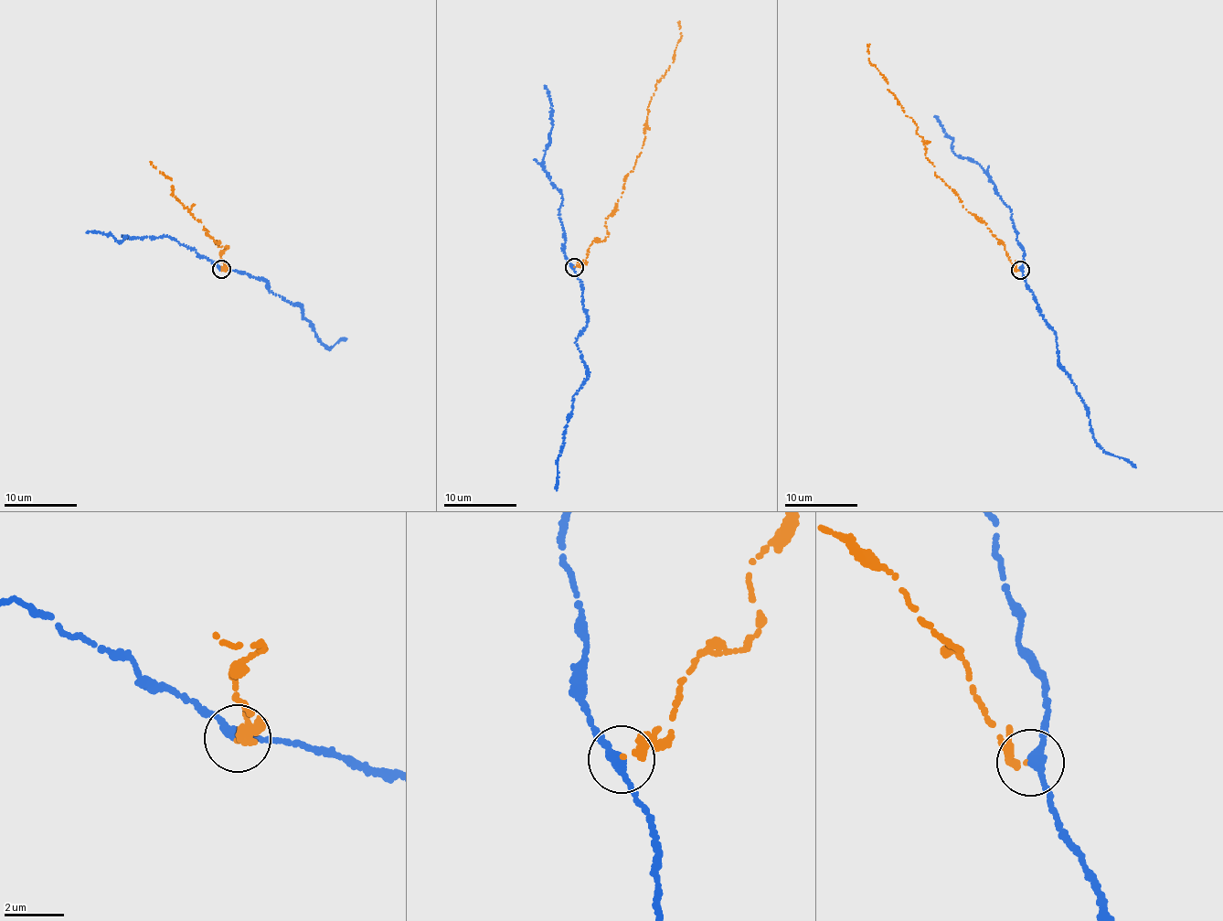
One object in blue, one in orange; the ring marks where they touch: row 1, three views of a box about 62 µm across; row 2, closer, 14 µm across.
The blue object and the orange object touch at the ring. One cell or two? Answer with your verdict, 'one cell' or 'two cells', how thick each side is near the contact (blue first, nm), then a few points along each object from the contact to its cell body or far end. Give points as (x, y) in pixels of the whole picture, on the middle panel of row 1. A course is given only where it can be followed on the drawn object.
two cells | 280/240 nm | blue via (574, 268), (588, 322), (576, 341), (587, 377), (571, 401), (571, 411), (564, 427), (558, 457), (557, 490) | orange via (574, 266), (585, 260), (592, 243), (608, 236), (605, 221), (640, 153), (656, 84), (682, 36), (677, 22)

